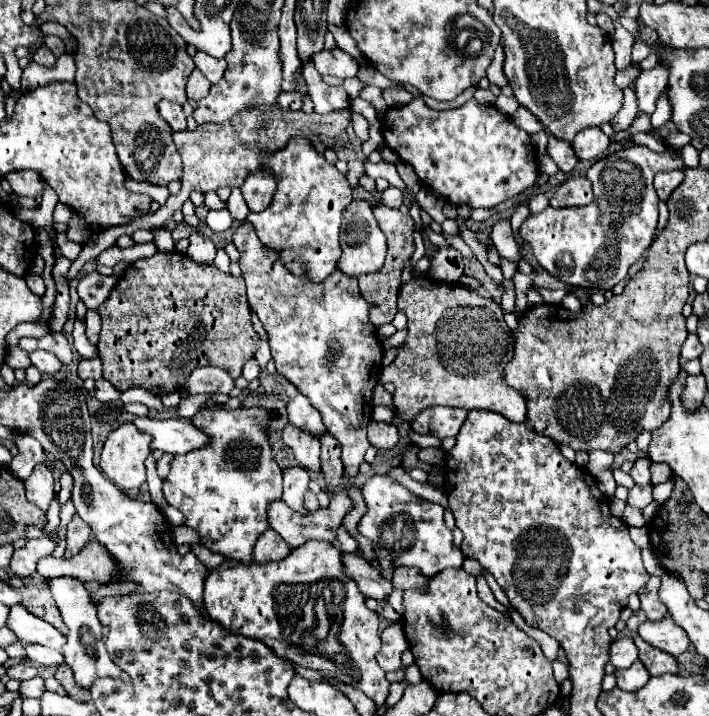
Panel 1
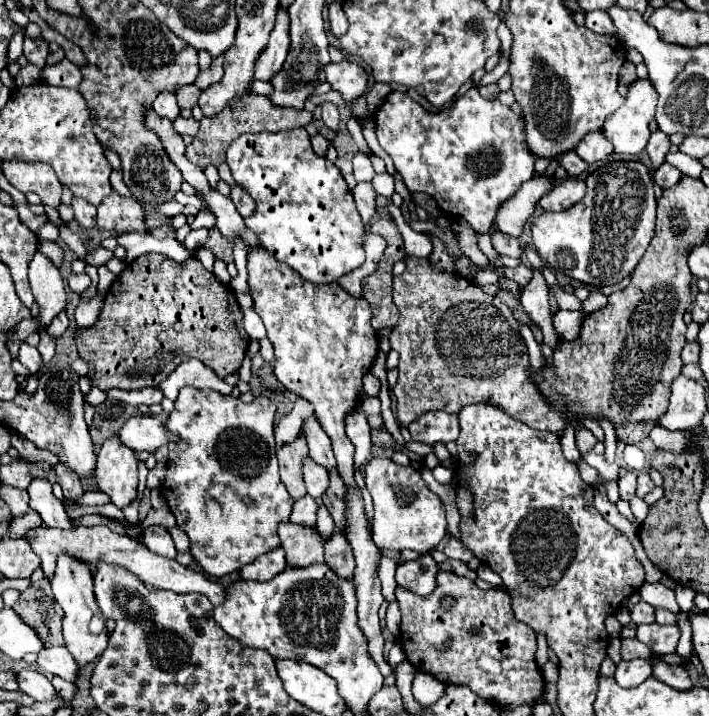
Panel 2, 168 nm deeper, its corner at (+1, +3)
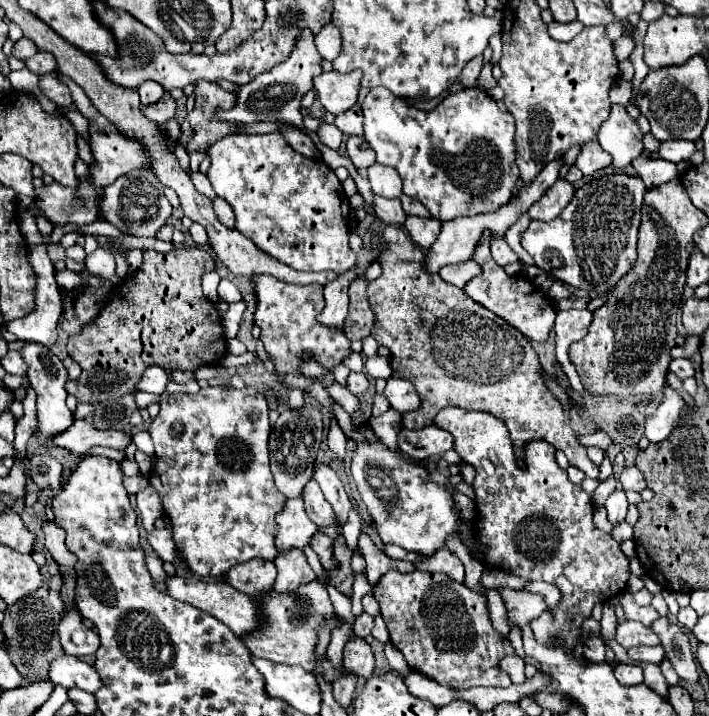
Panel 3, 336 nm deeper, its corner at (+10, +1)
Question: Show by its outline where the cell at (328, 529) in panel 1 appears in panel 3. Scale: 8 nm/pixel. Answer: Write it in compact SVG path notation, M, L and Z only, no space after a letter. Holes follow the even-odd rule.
M294 547L292 551L286 551L284 555L278 555L274 559L274 565L278 569L278 577L276 577L274 589L280 591L280 593L294 591L300 583L308 583L308 581L316 579L316 575L310 569L302 549Z

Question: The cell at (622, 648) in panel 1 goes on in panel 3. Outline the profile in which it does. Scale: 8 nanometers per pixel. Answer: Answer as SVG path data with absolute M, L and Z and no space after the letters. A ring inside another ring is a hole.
M646 645L630 647L628 657L636 663L660 663L664 659L664 649L660 645L656 645L656 647L646 647Z

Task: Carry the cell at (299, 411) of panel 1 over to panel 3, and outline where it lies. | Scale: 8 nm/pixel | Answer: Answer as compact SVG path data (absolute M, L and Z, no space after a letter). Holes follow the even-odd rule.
M318 465L318 467L314 467L312 479L318 481L318 485L320 485L326 501L332 505L338 521L346 523L348 511L352 505L350 505L350 499L346 495L346 489L344 489L338 473L330 465Z

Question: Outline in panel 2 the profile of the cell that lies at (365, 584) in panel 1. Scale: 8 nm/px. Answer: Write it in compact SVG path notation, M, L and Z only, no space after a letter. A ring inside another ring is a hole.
M333 533L325 541L325 563L341 577L341 579L351 579L353 569L355 569L355 559L351 545L347 543L343 533Z

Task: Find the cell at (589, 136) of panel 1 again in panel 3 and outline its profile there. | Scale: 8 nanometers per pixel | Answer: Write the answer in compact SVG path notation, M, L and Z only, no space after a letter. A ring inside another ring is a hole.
M588 141L582 145L578 157L576 157L576 167L584 173L584 175L590 175L598 169L604 169L612 163L610 155L596 143L596 141Z

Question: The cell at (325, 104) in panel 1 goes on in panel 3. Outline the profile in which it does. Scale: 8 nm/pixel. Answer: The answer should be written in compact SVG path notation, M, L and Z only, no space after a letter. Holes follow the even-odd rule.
M322 123L322 125L320 125L320 129L318 129L316 133L318 133L320 143L324 143L326 147L330 147L330 149L338 149L338 147L340 147L340 141L342 141L342 131L340 131L336 125Z

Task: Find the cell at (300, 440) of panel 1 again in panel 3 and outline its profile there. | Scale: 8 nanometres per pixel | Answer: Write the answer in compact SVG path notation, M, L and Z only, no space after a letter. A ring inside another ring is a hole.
M310 479L302 491L302 499L306 503L306 513L308 517L318 525L332 525L334 523L334 515L332 515L332 507L330 503L324 499L318 483L314 479Z

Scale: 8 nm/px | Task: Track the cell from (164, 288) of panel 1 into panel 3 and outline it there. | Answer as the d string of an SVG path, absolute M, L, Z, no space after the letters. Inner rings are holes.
M178 247L170 253L144 251L140 269L110 289L112 295L108 295L108 307L100 311L96 323L92 323L92 327L84 327L80 335L68 337L68 355L82 367L82 375L76 381L68 381L66 391L78 401L104 401L134 393L140 375L152 365L168 371L180 369L194 373L198 367L212 367L220 363L228 353L228 343L218 307L202 293L200 279L206 271L214 271L214 259L202 247Z

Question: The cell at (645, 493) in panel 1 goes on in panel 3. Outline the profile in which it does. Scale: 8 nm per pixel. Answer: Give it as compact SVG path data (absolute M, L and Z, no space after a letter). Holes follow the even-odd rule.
M626 467L620 475L620 483L624 491L642 491L646 487L646 481L636 467Z

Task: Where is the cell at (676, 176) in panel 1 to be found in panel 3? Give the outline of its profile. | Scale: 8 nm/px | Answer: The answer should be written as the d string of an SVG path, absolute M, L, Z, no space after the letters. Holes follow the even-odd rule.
M638 157L632 161L634 169L638 171L638 177L644 181L646 189L654 189L674 177L678 177L676 165L668 163L664 159L648 159L648 157Z

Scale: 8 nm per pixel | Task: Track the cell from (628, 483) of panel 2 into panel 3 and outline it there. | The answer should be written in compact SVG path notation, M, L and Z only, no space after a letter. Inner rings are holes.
M616 489L604 503L606 511L608 511L608 519L612 521L612 525L616 525L618 521L622 521L626 517L628 511L628 499L626 499L626 491Z

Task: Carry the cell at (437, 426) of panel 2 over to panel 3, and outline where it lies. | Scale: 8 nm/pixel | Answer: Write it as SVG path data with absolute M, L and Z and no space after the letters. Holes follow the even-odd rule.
M436 425L424 429L402 429L398 433L398 447L410 457L426 459L452 449L452 435Z

